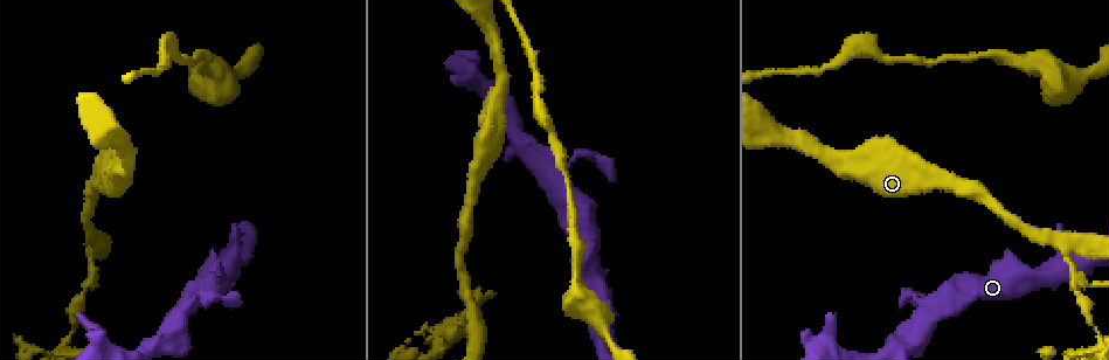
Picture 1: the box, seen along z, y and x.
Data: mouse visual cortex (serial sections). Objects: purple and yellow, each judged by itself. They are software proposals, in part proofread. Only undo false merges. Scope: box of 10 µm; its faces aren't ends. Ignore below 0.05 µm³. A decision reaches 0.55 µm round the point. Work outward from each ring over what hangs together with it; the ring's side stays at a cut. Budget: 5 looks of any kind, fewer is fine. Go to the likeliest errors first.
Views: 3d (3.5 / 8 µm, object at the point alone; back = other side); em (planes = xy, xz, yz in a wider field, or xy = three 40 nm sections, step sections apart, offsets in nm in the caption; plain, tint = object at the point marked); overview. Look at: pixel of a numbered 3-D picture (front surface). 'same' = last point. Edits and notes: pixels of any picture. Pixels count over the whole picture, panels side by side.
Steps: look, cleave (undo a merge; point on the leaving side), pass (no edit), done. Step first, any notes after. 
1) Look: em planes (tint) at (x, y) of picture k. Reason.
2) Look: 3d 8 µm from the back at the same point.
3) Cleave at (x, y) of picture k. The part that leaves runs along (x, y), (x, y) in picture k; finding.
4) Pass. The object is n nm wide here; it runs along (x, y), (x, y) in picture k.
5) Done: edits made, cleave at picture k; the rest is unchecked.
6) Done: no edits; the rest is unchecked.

Look: 3d 3.5 µm at (1073, 275) of picture 1.

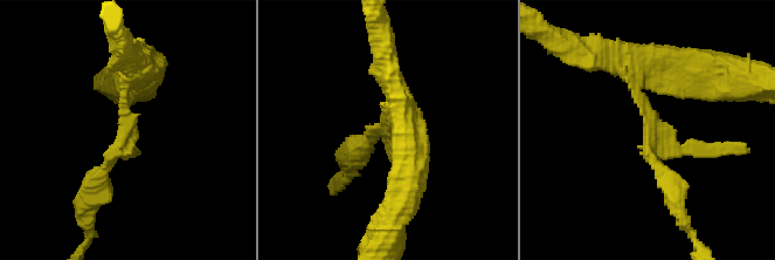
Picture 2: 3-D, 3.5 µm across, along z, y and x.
Look: em xy step 3 (tint) at (390, 128) of picture 2. 3 arms meet here; the arms are 150, 200, 300 nm wide; now the EM.

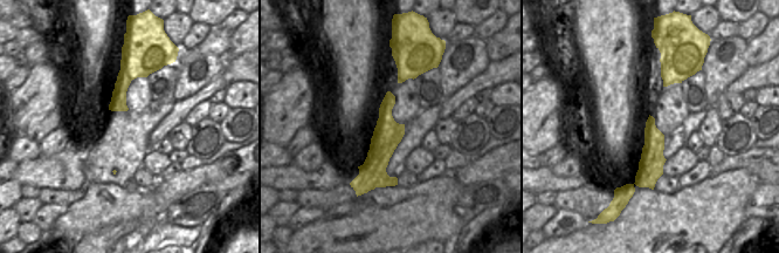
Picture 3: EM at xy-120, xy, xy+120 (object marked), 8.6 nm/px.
Look: em planes (tint) at the same point. Another direction.

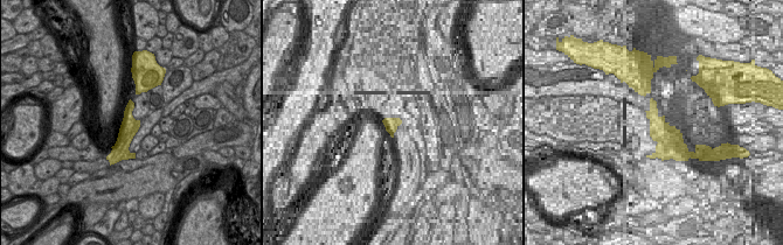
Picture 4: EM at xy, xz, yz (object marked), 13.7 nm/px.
Cleave at (652, 125) of picture 2. The part that leaves runs along (635, 87), (668, 183) in picture 2; a second cell is stuck on.

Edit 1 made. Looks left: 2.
Look: 3d 3.5 µm at (926, 306) of picture 1. Arms part here.

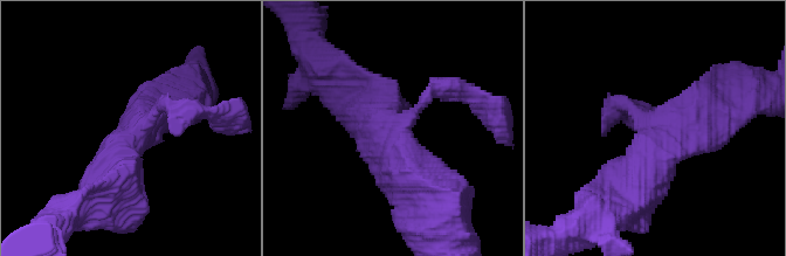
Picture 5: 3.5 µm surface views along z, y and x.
Look: em planes (tint) at (137, 131) of picture 5. 3 arms meet here; the arms are 150, 600, 600 nm wide; need the tissue.

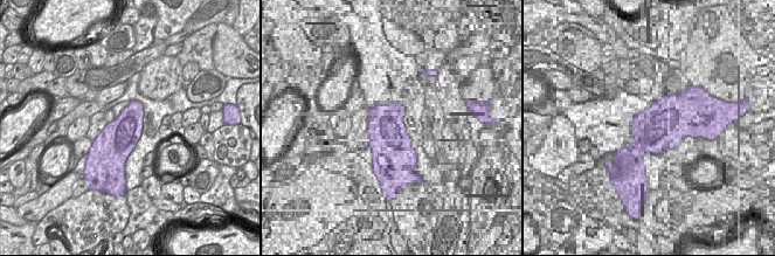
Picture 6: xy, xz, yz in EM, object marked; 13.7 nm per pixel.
Pass. It runs along (719, 96), (668, 139), (629, 200) in picture 5; continuous, no second cell.

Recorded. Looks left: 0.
Done: edits made, cleave at picture 2; the rest is unchecked.

